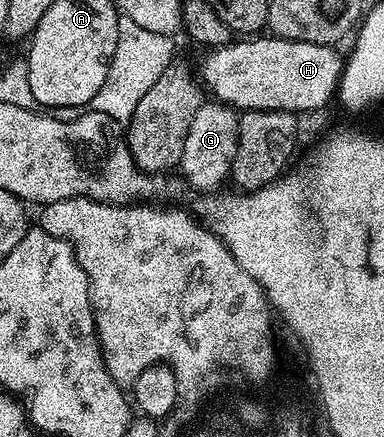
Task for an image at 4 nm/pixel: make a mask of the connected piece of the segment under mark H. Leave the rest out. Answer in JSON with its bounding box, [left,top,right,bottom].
[198,36,345,115]

